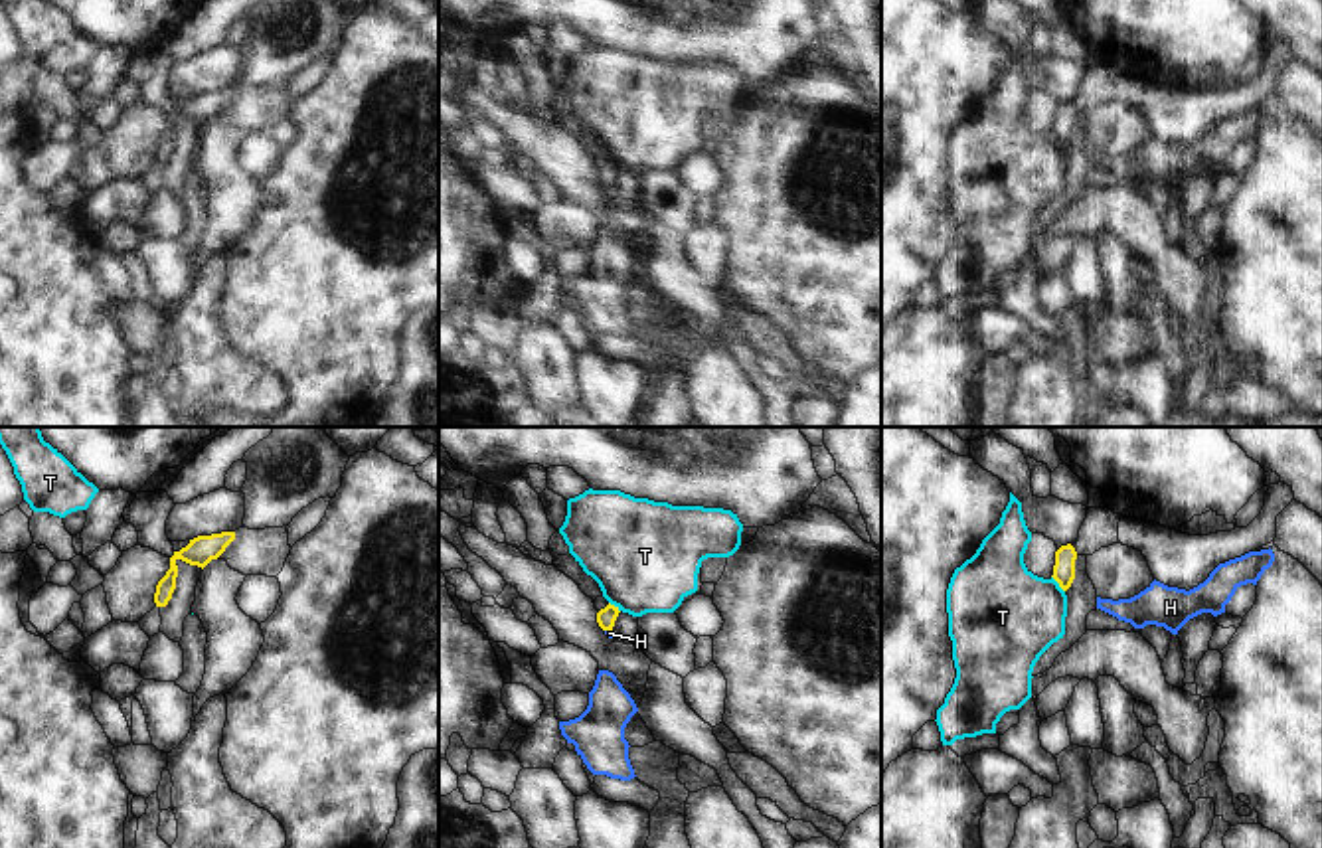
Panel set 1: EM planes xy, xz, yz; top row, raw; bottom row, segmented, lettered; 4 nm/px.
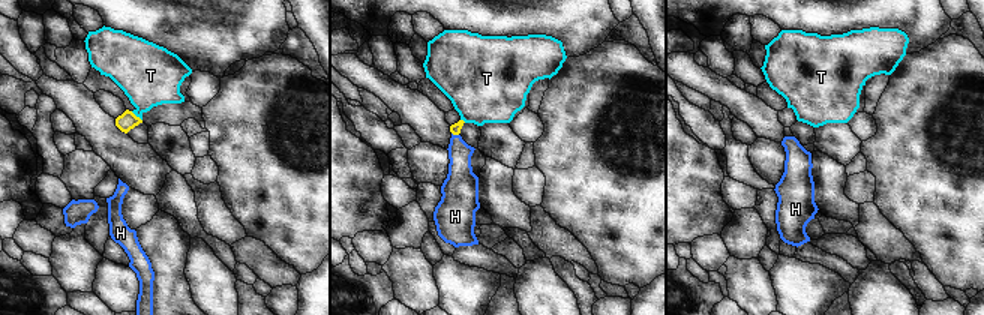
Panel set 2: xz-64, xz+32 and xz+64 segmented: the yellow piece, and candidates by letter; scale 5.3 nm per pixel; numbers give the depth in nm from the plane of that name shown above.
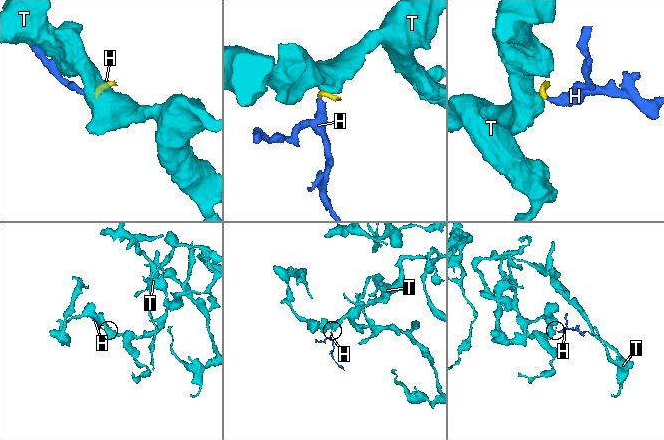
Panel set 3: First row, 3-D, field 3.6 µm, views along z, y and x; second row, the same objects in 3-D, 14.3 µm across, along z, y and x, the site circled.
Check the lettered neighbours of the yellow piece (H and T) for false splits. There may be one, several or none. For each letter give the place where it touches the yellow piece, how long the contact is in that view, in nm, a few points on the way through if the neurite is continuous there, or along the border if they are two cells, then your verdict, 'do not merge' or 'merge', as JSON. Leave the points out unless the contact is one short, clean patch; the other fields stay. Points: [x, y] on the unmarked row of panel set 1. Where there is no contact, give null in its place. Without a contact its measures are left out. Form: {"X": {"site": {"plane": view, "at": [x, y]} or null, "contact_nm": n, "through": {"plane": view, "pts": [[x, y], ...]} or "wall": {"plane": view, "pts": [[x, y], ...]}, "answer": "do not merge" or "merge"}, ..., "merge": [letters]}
{"H": {"site": {"plane": "xz", "at": [609, 186]}, "contact_nm": 30, "through": {"plane": "xz", "pts": [[605, 174], [609, 186], [609, 190]]}, "answer": "merge"}, "T": {"site": {"plane": "yz", "at": [1058, 139]}, "contact_nm": 90, "wall": {"plane": "yz", "pts": [[1052, 133], [1064, 149]]}, "answer": "do not merge"}, "merge": ["H"]}

